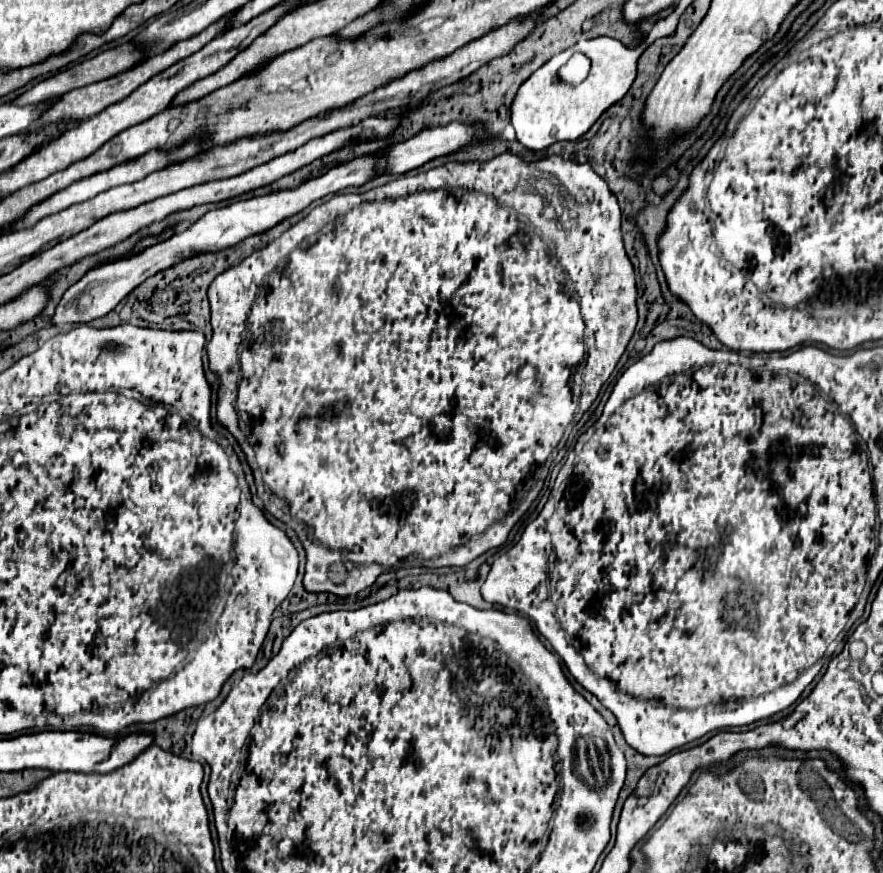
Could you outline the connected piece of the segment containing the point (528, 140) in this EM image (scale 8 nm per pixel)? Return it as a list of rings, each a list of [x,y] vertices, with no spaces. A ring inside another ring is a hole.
[[[598,37],[590,41],[580,41],[568,50],[558,54],[530,75],[518,89],[518,95],[512,103],[512,127],[516,129],[516,139],[532,149],[542,151],[558,141],[576,141],[580,139],[598,117],[612,105],[616,105],[630,89],[636,79],[636,61],[642,55],[644,45],[636,49],[624,47],[620,41],[610,37]],[[574,53],[584,53],[590,59],[588,77],[578,85],[568,85],[558,79],[554,73],[555,60],[569,60]]]

